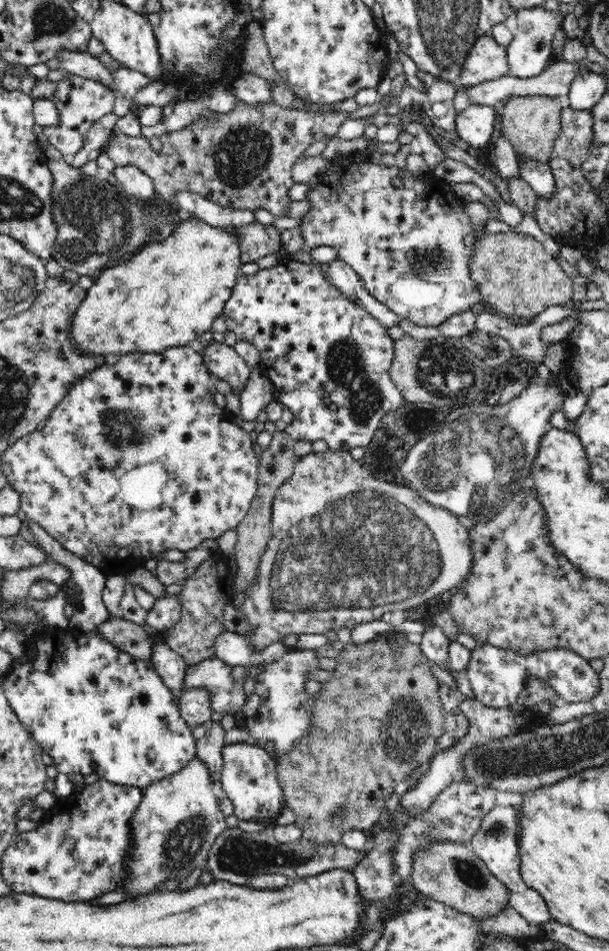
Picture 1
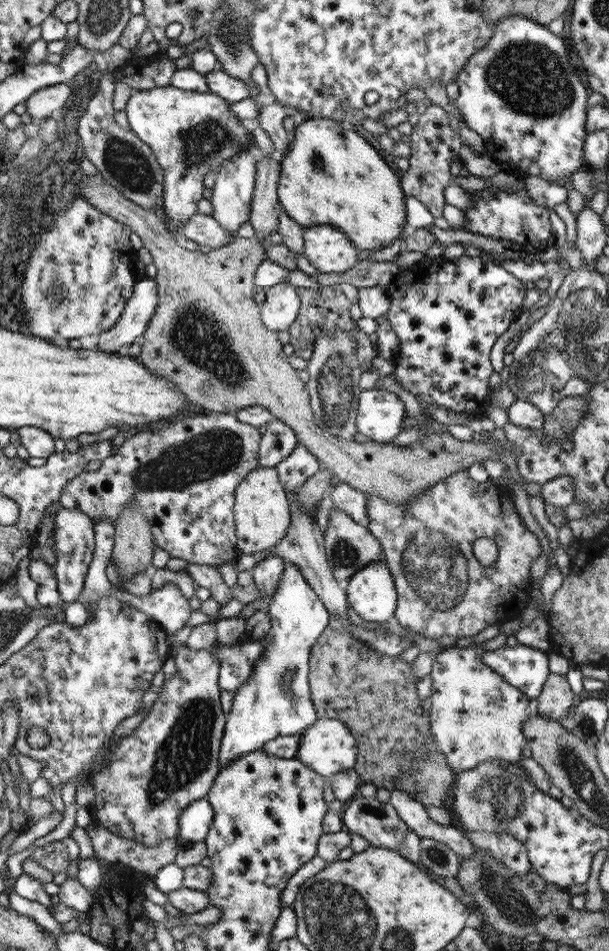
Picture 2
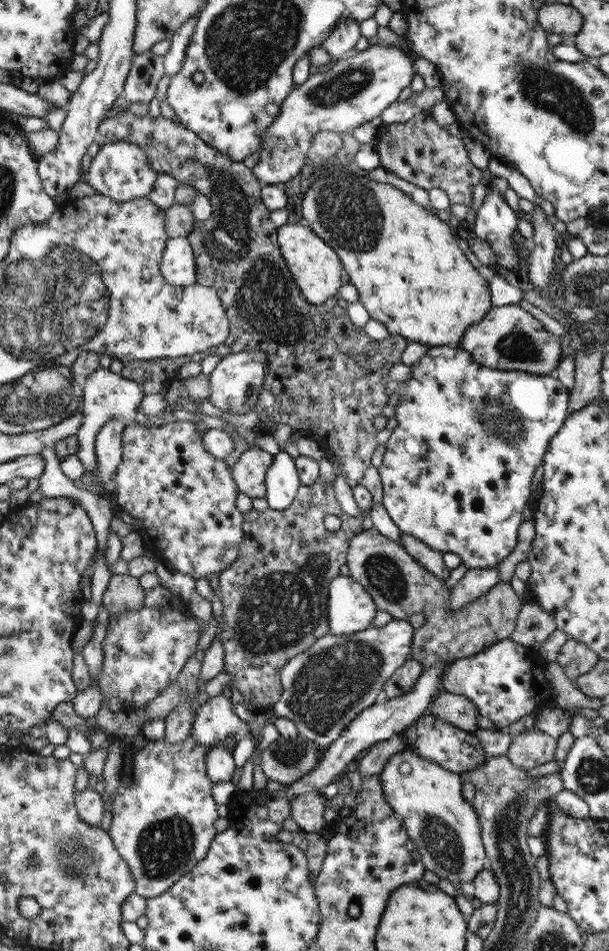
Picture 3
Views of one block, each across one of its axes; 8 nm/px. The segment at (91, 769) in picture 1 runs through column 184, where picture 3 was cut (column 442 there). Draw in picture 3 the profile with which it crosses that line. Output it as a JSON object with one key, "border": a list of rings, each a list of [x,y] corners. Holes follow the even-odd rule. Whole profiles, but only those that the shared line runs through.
{"border":[[[428,712],[406,728],[402,734],[407,742],[404,751],[410,749],[422,758],[438,763],[442,768],[459,775],[474,770],[479,767],[479,764],[488,760],[479,738],[474,732],[460,729],[449,722],[444,722],[432,716]]]}

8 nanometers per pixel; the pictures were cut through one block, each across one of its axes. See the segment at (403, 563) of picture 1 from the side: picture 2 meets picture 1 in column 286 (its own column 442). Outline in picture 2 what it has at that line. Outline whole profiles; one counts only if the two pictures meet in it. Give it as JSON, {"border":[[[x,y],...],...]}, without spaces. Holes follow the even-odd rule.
{"border":[[[466,469],[454,472],[451,476],[430,485],[423,493],[420,493],[415,499],[412,499],[409,503],[405,505],[397,505],[396,503],[388,502],[384,497],[369,495],[367,497],[367,515],[369,518],[366,527],[375,535],[379,543],[382,545],[381,552],[383,560],[388,565],[392,578],[395,582],[395,587],[397,590],[397,608],[394,616],[399,620],[402,628],[410,632],[417,632],[418,634],[424,634],[426,638],[435,638],[439,636],[474,636],[482,630],[486,630],[488,626],[492,624],[501,624],[505,622],[510,622],[519,618],[519,613],[523,612],[527,600],[529,600],[530,589],[532,582],[530,580],[530,568],[534,564],[536,558],[542,556],[542,546],[538,537],[528,530],[528,527],[524,524],[523,520],[520,518],[516,505],[510,497],[510,490],[508,487],[494,484],[489,479],[487,482],[474,482]],[[478,538],[491,538],[496,542],[498,547],[498,558],[496,562],[490,566],[482,566],[476,558],[474,558],[473,544]]]}

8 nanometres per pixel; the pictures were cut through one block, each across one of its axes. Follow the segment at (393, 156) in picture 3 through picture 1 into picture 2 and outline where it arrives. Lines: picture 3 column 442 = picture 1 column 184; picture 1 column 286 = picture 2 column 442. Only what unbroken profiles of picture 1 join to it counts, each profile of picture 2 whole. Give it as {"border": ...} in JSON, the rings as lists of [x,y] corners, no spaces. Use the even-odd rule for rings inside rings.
{"border":[[[428,103],[426,111],[420,115],[418,124],[412,129],[411,155],[409,169],[401,178],[401,187],[406,196],[417,198],[432,213],[432,216],[442,216],[444,188],[450,185],[450,164],[459,160],[459,152],[463,141],[458,133],[449,126],[448,111],[438,105]]]}

